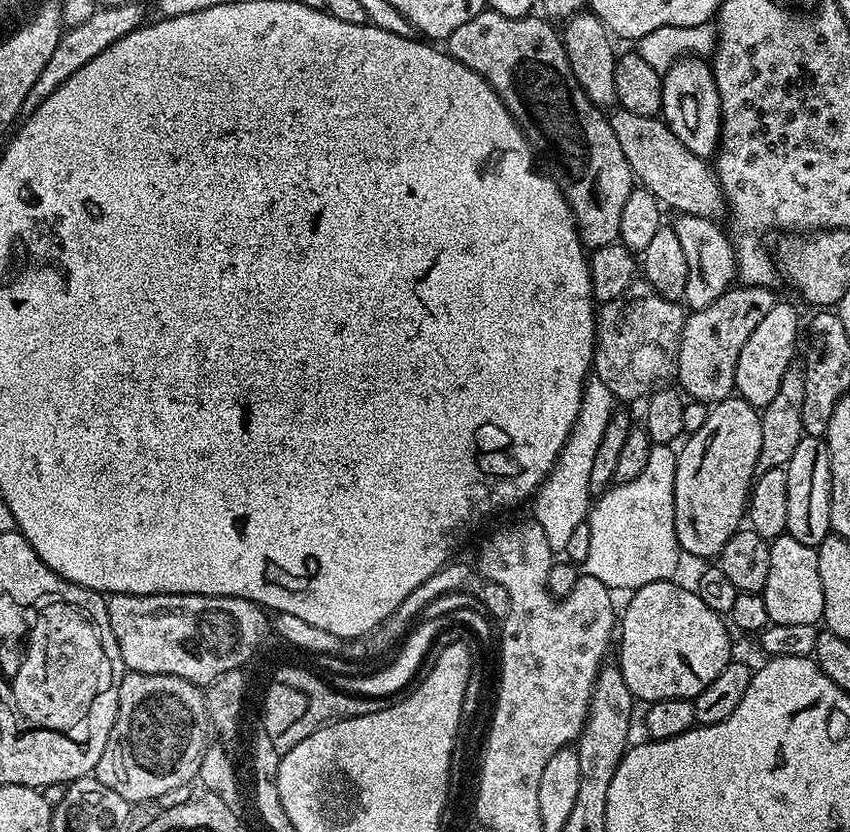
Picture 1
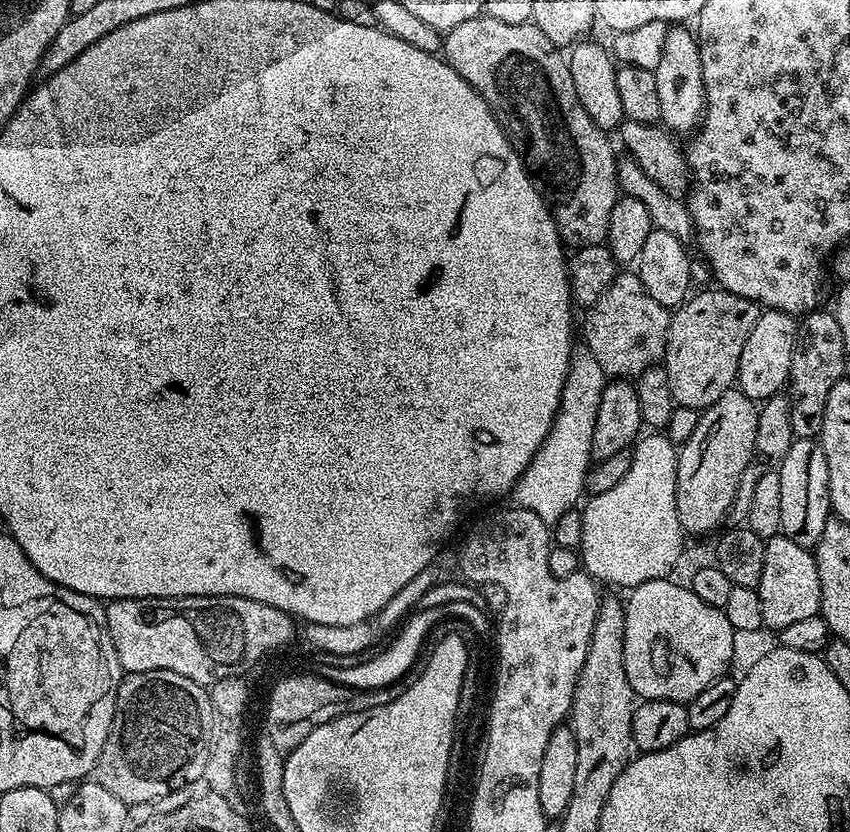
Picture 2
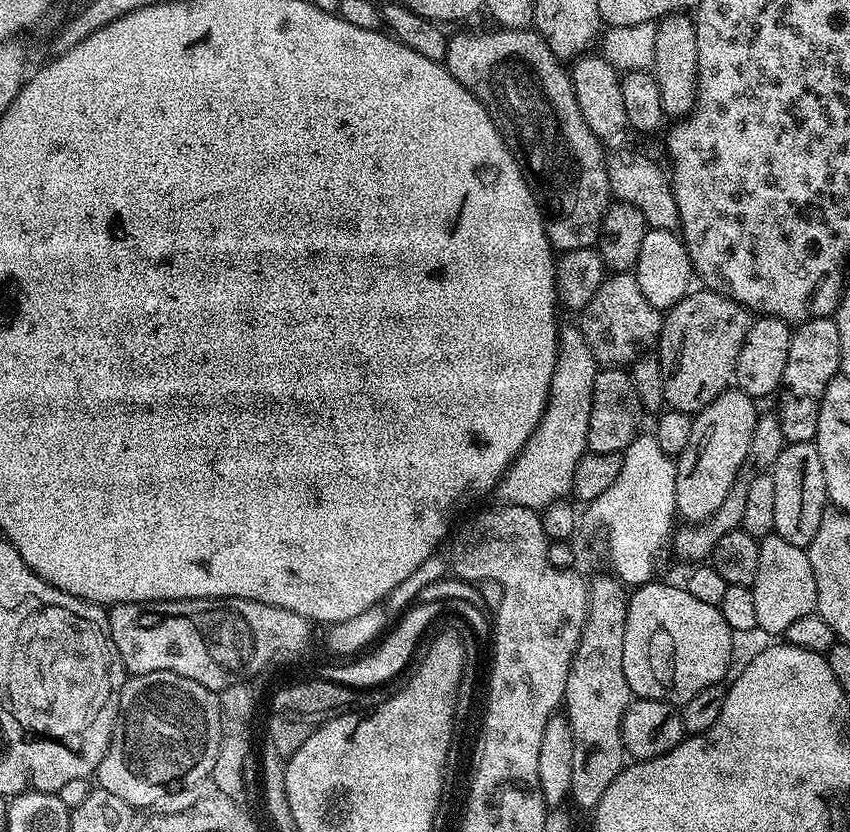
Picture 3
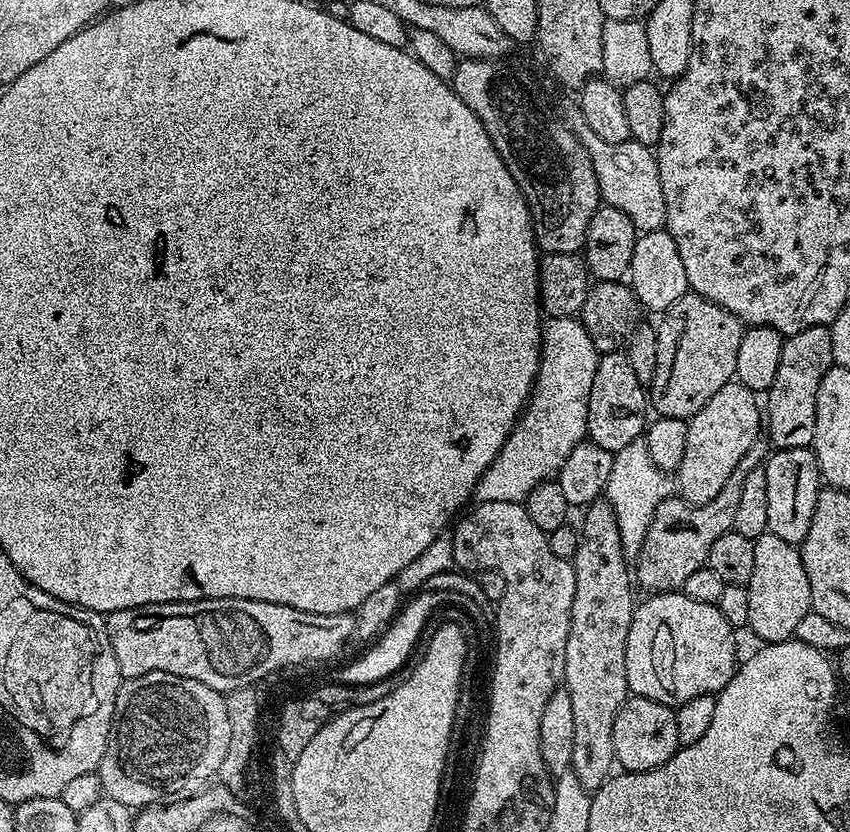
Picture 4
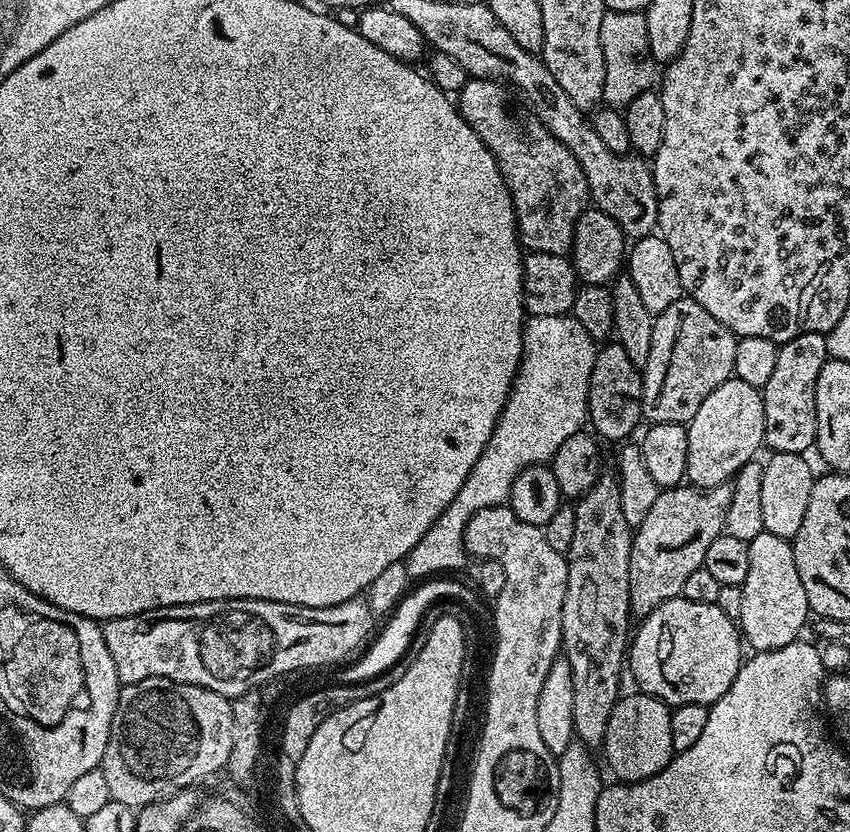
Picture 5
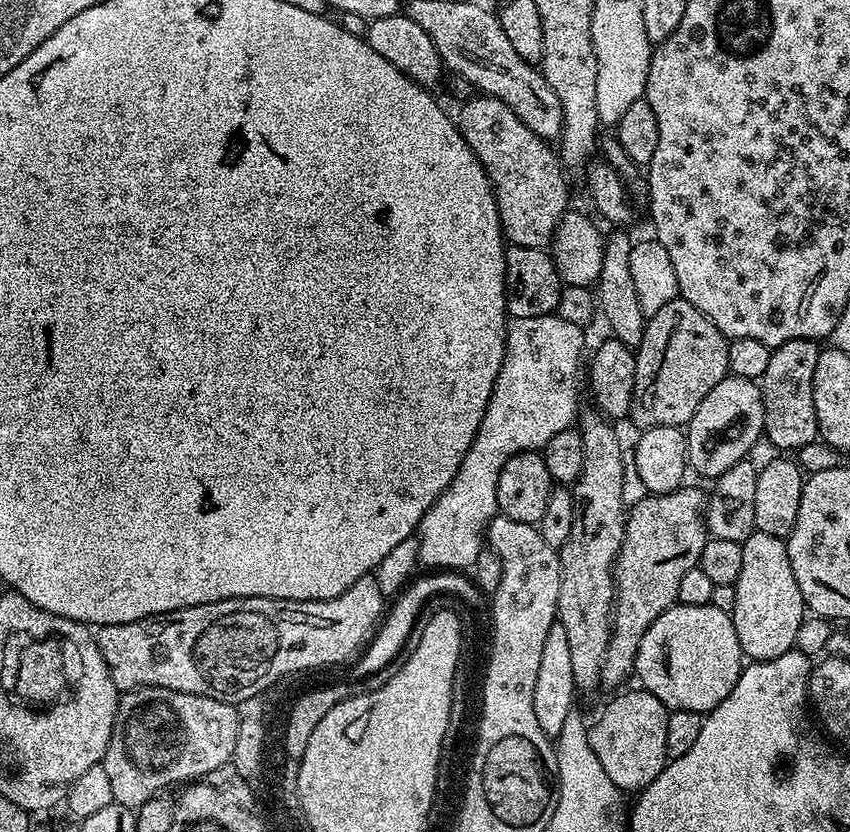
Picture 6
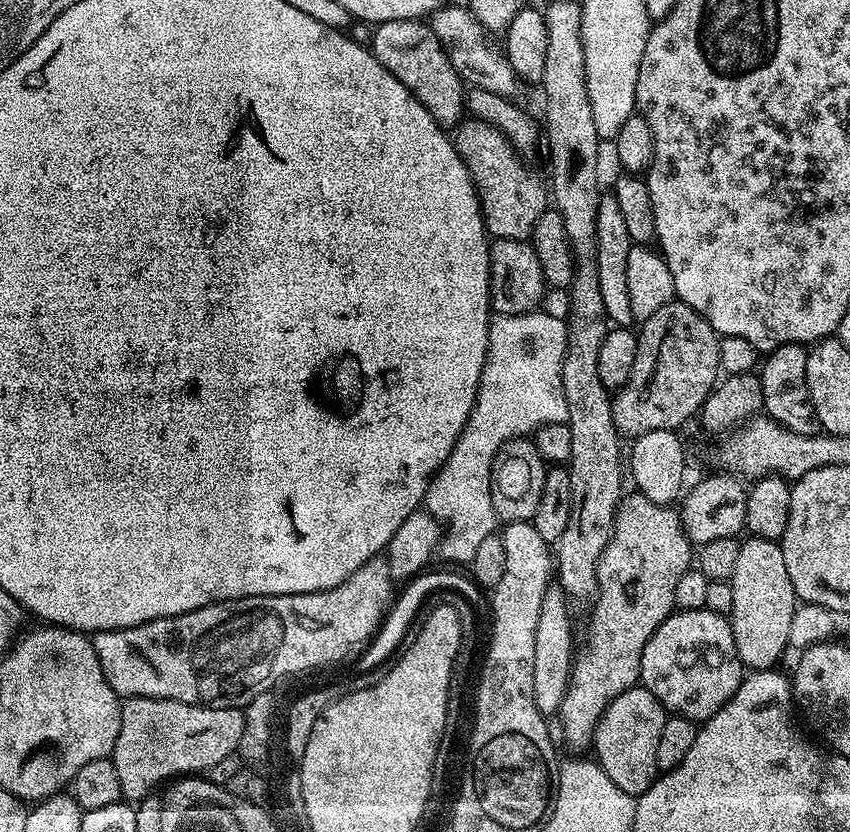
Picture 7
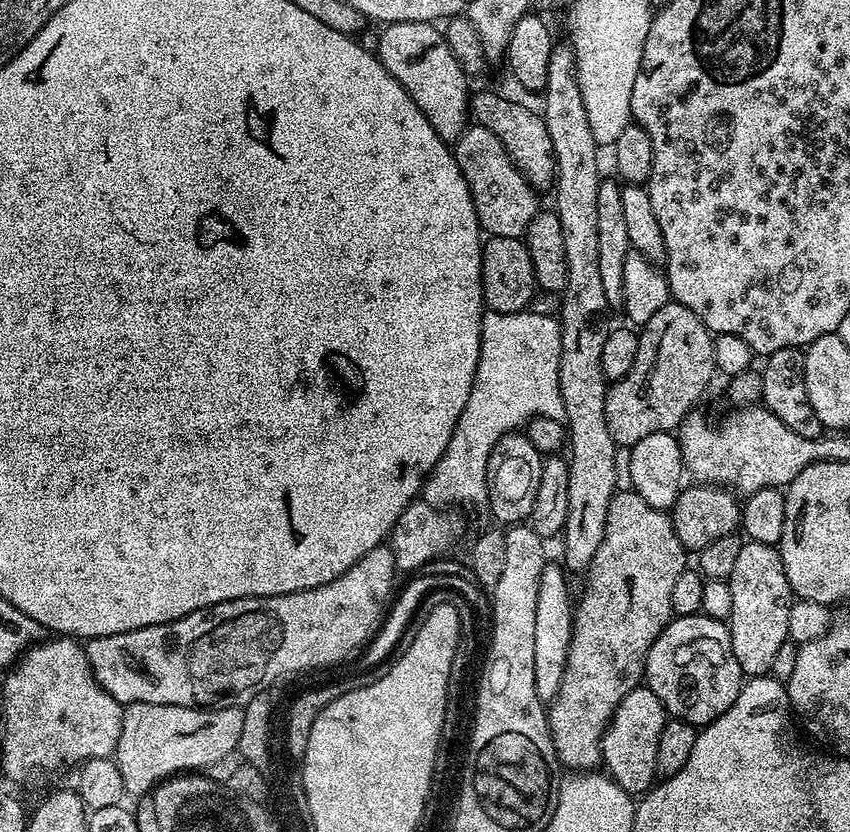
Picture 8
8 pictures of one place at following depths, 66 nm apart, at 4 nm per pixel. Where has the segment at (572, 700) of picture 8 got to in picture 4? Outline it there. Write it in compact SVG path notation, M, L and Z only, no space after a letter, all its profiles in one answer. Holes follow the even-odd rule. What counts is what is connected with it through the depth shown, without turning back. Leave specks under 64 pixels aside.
M757 438L754 446L750 446L750 450L742 454L742 462L734 466L726 486L718 490L718 498L710 502L690 504L676 494L662 501L653 516L644 544L634 560L634 580L639 587L641 584L645 588L645 593L675 592L683 589L686 578L690 578L694 570L707 565L710 546L714 546L714 541L722 538L722 534L733 531L734 514L738 510L746 478L765 463L769 452L769 441Z

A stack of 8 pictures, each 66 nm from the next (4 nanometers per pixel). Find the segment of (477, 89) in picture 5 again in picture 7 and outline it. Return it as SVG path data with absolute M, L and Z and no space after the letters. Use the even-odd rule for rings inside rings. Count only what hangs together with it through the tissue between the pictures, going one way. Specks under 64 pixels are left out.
M461 119L454 128L454 143L472 174L472 181L476 183L489 237L498 240L528 240L538 218L542 218L542 214L550 208L550 188L545 177L543 180L520 157L523 155L512 140L489 120Z

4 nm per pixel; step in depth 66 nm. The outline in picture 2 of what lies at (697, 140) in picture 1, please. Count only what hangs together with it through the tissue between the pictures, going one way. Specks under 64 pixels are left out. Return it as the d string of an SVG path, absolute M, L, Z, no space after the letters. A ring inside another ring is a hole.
M688 26L669 27L662 58L654 69L658 82L658 102L662 106L660 120L665 129L673 133L691 133L701 123L704 114L704 83L702 82L702 58L700 41Z

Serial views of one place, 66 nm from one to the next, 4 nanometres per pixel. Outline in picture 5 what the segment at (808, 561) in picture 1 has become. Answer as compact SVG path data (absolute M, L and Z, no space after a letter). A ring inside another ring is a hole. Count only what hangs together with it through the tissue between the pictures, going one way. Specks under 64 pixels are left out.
M762 531L758 538L748 541L750 567L740 585L742 590L742 614L738 627L743 643L752 647L753 653L778 650L801 639L804 623L810 619L806 589L798 578L798 566L794 566L794 550L791 543L778 534Z

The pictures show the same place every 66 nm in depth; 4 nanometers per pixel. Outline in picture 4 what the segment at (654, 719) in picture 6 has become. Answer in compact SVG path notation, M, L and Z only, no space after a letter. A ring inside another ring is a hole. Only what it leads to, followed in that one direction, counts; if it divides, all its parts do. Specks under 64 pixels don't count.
M629 695L614 718L616 764L625 772L645 772L662 766L681 747L673 705L654 702L645 696Z

